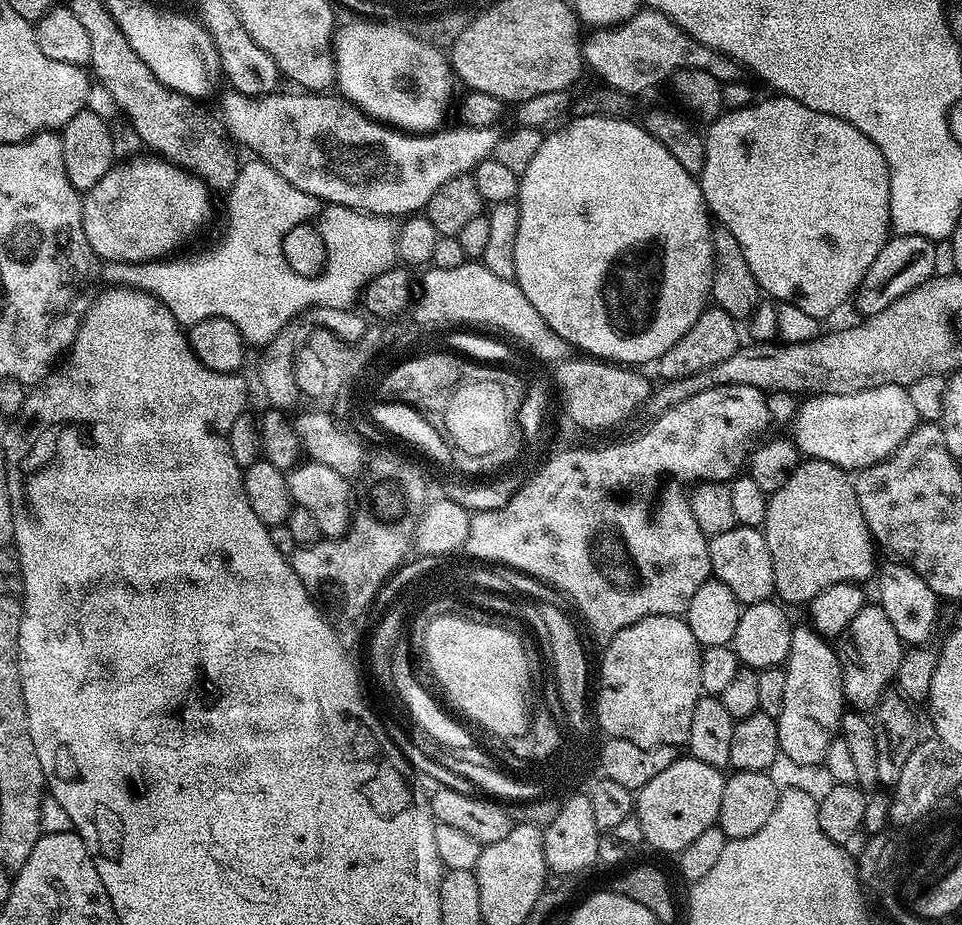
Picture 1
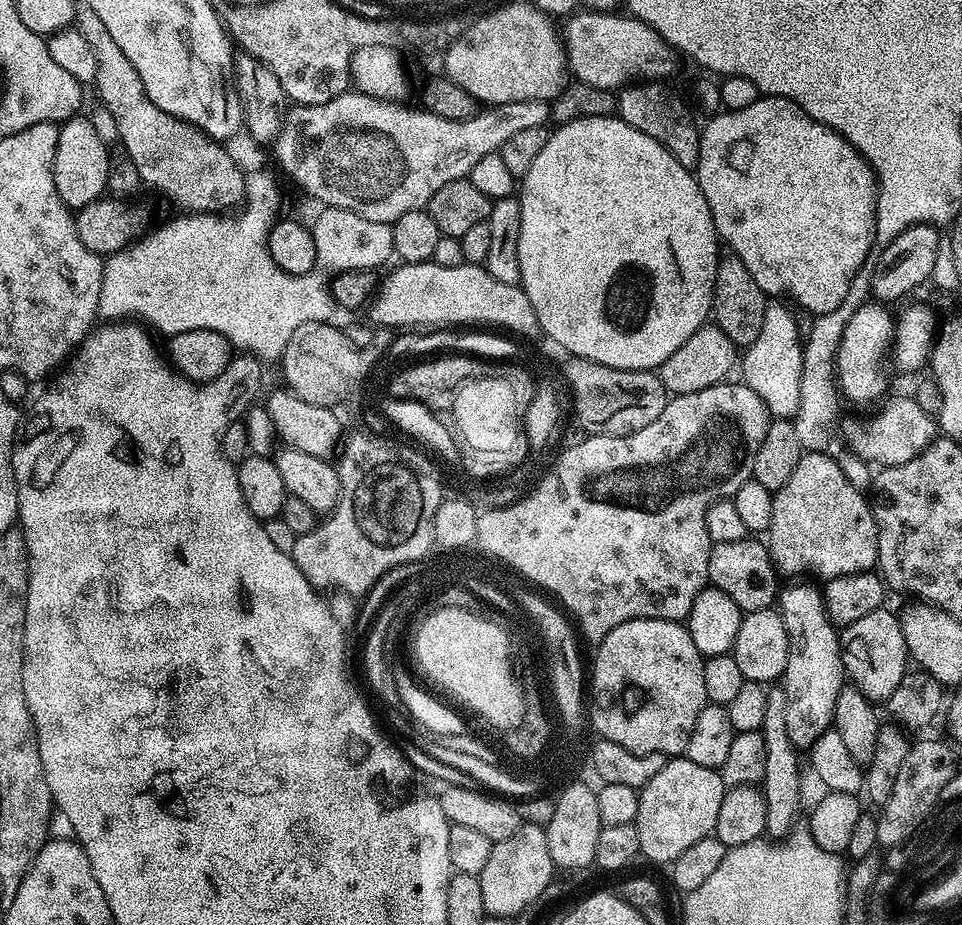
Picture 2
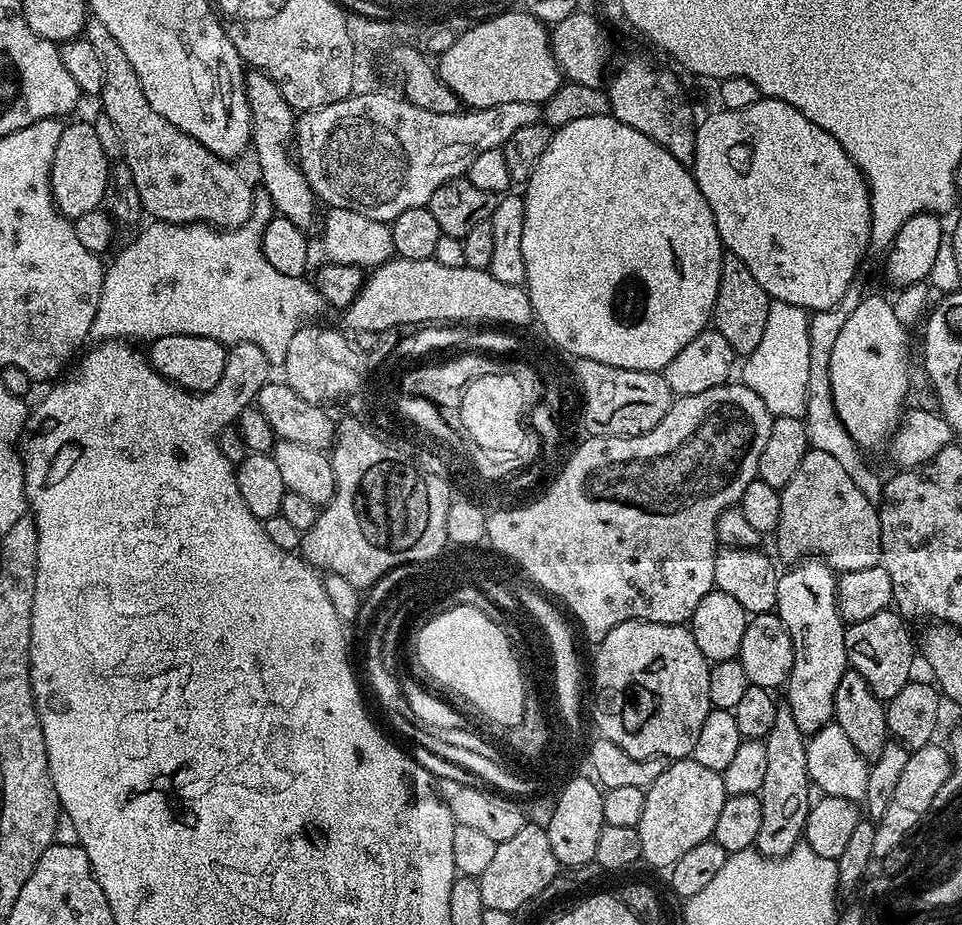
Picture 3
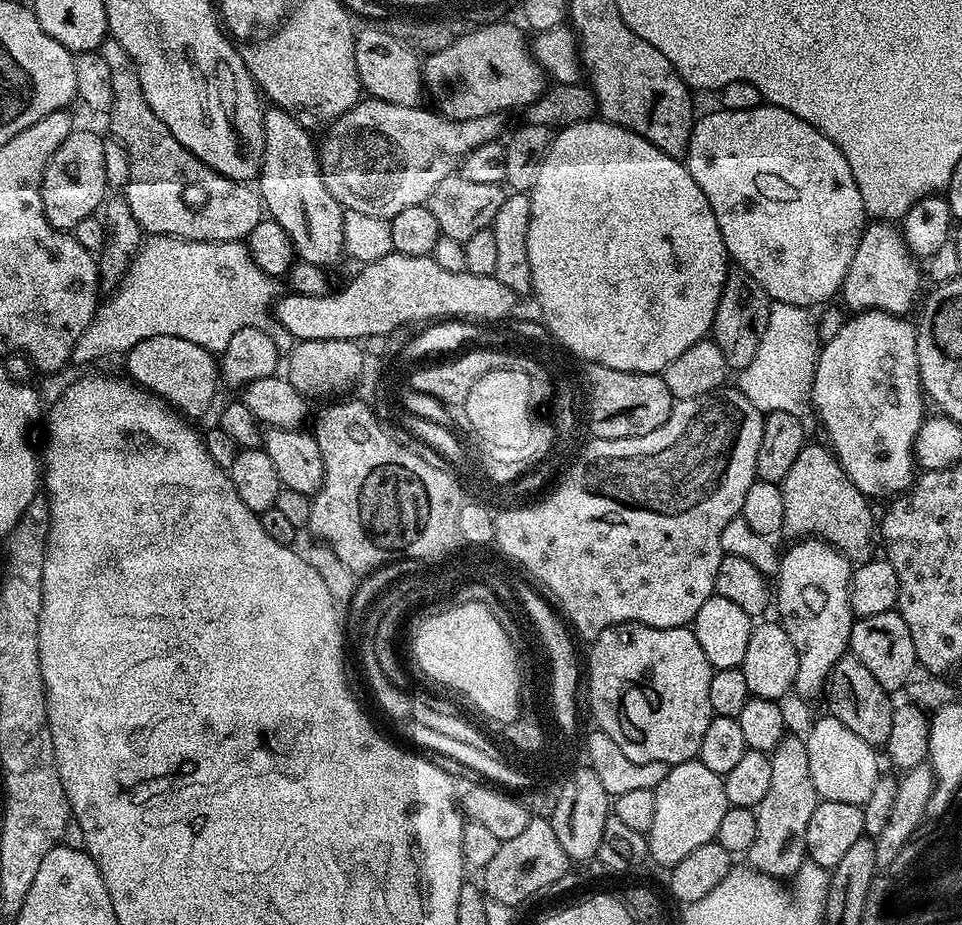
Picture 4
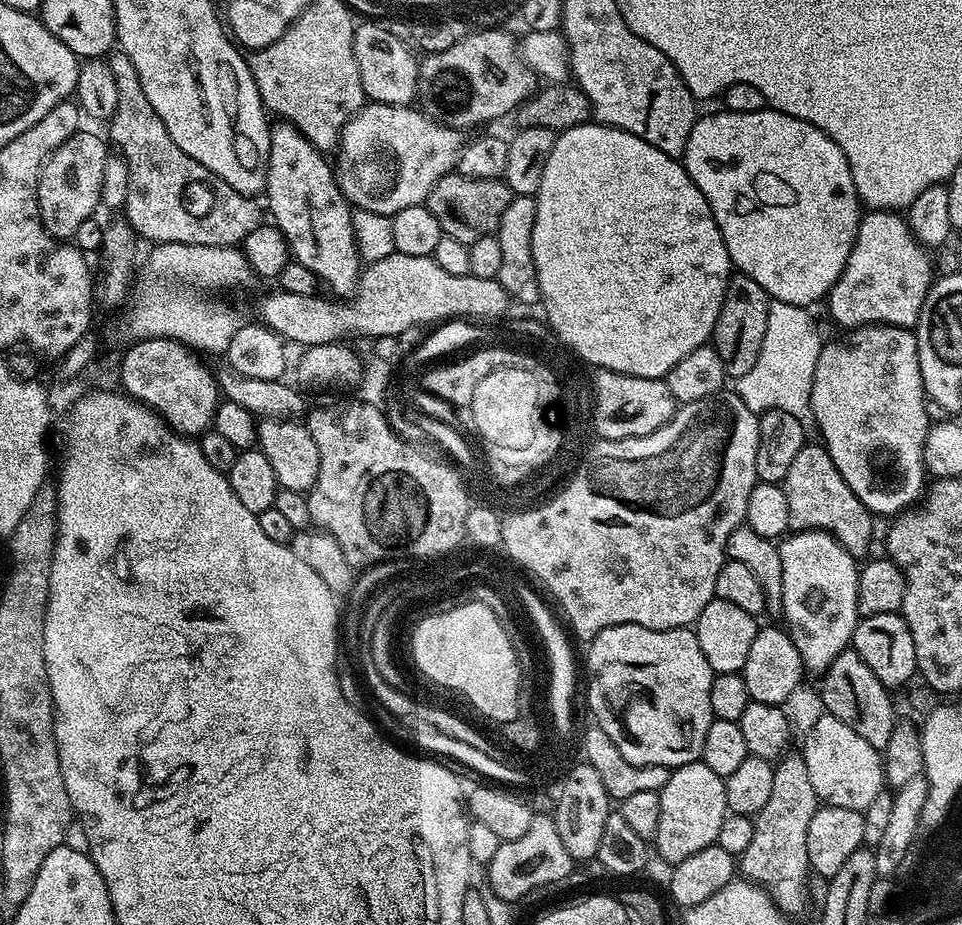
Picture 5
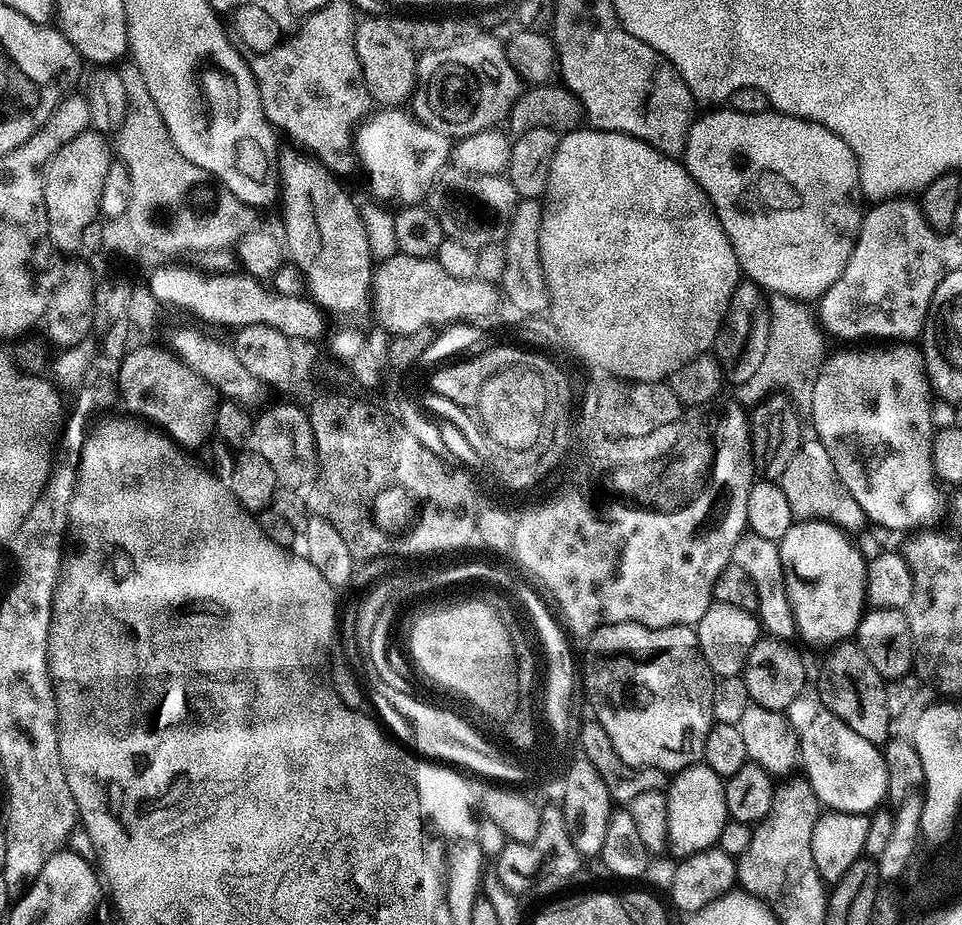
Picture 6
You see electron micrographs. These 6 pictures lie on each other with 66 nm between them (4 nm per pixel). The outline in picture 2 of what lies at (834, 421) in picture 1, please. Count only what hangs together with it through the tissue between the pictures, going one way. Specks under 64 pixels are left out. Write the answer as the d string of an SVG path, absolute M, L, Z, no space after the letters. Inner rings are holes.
M900 396L897 400L890 401L873 420L866 421L864 425L860 425L856 420L848 424L851 451L867 462L881 460L879 463L884 466L910 462L910 458L917 456L937 432L937 421L933 417L931 420L927 410L908 396Z

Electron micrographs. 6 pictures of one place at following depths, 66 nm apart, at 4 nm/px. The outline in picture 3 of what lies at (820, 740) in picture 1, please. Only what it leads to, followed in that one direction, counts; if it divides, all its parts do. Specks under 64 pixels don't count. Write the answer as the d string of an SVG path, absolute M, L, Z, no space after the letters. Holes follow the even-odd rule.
M805 558L778 582L778 598L774 609L782 626L790 634L794 646L794 666L788 675L786 703L793 714L798 730L811 734L822 730L834 720L834 694L842 674L849 671L844 641L845 622L836 605L837 573L823 560Z

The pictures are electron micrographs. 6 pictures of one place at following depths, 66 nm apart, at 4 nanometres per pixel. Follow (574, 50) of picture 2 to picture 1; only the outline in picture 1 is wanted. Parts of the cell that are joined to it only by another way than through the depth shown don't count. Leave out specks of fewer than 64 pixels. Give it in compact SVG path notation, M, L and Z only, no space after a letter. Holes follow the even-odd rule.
M636 11L632 17L612 27L597 27L582 40L582 60L596 71L597 81L625 94L644 92L672 78L683 68L704 70L721 82L737 79L738 68L727 56L690 38L660 12Z

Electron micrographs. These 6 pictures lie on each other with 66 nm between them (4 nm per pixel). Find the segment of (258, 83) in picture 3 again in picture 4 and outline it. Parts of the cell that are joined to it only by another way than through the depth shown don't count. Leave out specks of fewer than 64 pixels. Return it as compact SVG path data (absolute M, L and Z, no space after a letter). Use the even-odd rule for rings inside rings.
M264 108L264 158L258 173L258 191L267 215L286 230L297 257L308 264L328 266L344 252L345 209L326 190L320 174L318 148L302 126L285 108Z

